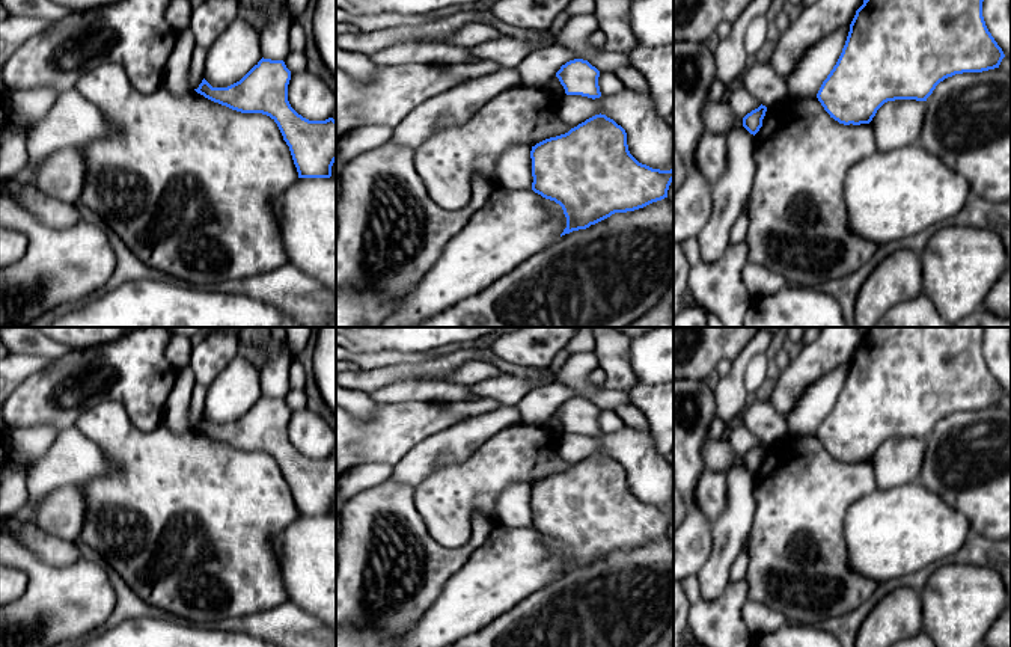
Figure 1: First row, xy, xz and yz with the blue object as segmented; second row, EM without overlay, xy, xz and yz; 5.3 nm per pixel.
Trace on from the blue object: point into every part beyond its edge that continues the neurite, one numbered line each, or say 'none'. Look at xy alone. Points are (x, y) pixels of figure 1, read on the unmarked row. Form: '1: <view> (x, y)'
none

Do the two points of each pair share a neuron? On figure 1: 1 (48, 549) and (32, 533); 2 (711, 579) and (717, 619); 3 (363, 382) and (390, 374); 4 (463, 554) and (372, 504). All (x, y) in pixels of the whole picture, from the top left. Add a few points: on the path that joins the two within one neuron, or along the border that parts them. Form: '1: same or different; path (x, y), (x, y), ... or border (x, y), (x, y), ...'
1: same; path (44, 545), (36, 537)
2: different; border (731, 581), (717, 597), (702, 599)
3: same; path (369, 380), (384, 376)
4: same; path (440, 555), (436, 555), (395, 518)

